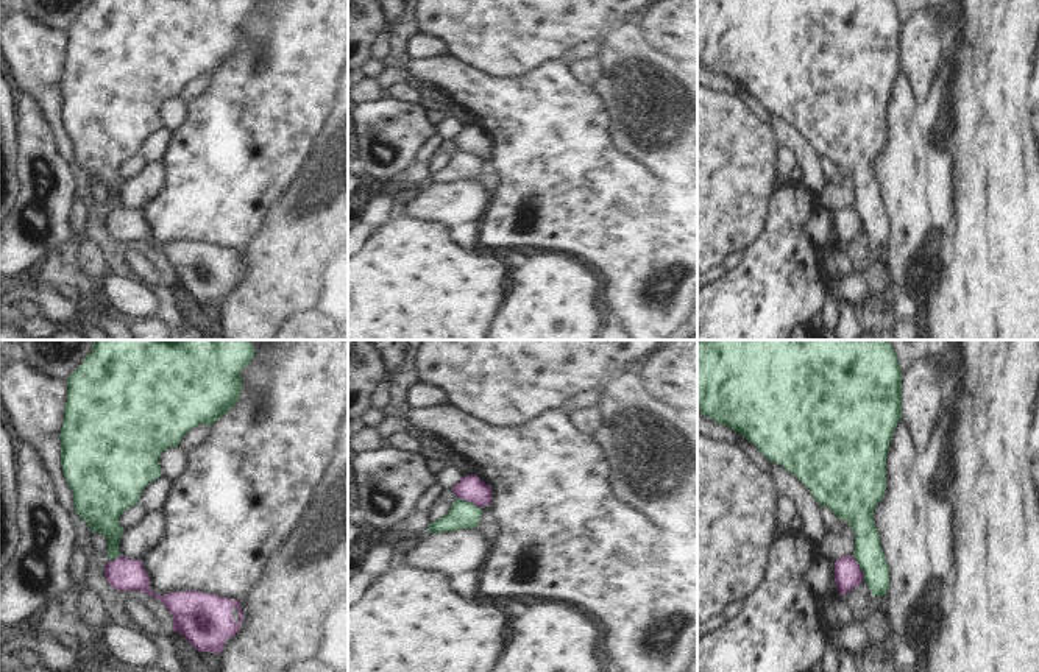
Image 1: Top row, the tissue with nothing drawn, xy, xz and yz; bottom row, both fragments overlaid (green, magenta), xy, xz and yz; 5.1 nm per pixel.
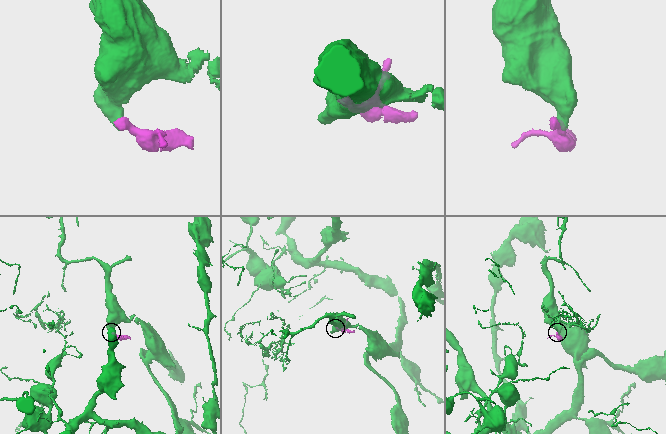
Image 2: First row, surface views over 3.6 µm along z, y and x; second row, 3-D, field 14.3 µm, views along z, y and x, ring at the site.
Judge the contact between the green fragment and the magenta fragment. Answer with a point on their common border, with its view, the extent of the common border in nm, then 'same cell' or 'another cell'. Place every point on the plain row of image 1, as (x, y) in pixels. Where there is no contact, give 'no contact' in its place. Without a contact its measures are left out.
meets green in xz at (470, 153); contact 130 nm long; another cell

